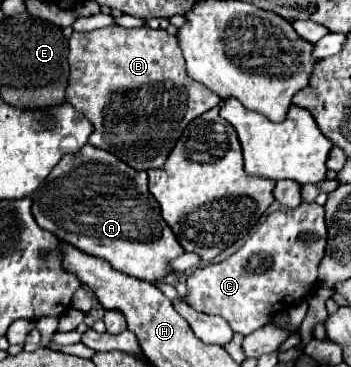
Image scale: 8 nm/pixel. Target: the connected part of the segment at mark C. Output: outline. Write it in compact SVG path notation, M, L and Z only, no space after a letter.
M302 202L294 210L272 212L238 252L188 276L186 302L198 312L222 316L234 332L246 336L268 324L276 312L314 292L326 238L324 208L316 202Z

